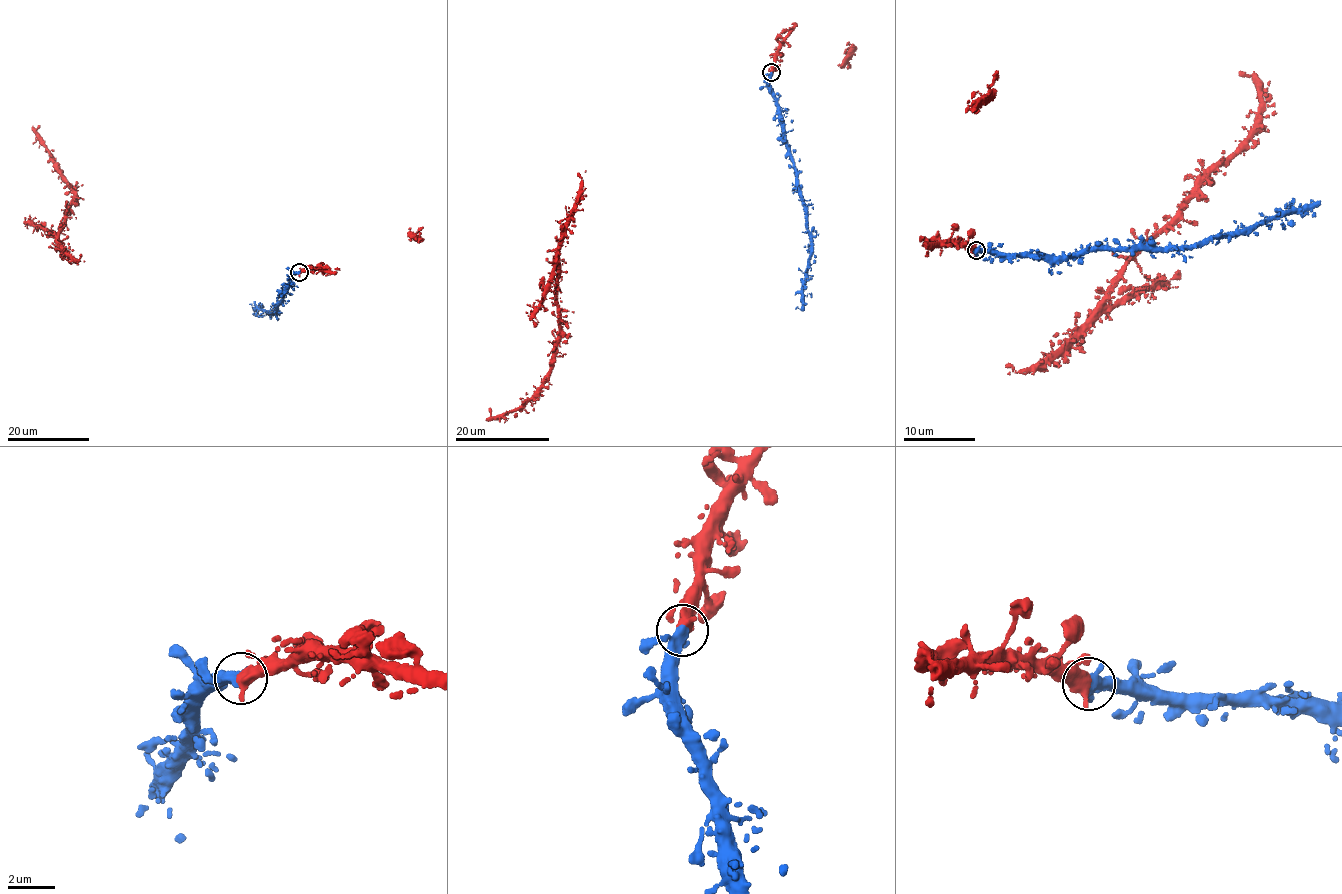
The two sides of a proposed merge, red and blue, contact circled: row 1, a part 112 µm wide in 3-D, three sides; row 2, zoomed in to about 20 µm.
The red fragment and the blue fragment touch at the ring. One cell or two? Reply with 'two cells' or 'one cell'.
one cell

